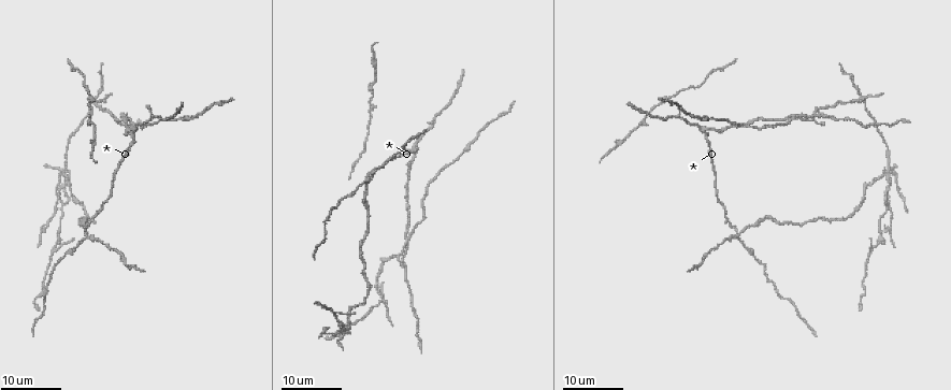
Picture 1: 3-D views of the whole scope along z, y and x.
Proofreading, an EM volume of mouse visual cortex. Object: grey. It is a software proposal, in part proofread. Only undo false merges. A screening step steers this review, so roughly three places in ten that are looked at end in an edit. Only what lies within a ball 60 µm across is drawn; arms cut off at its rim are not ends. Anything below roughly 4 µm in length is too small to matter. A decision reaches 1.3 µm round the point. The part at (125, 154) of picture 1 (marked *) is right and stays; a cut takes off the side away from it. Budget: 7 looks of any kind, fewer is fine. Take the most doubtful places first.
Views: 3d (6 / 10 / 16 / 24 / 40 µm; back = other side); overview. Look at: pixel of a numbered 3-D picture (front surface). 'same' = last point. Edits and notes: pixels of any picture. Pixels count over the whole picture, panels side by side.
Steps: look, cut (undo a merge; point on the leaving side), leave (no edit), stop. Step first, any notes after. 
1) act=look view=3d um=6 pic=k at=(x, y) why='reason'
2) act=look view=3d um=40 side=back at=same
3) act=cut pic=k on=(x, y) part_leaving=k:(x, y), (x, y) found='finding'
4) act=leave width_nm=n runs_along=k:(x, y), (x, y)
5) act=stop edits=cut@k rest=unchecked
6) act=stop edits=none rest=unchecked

act=look view=3d um=24 pic=1 at=(739, 233) why='looks like a crossing'

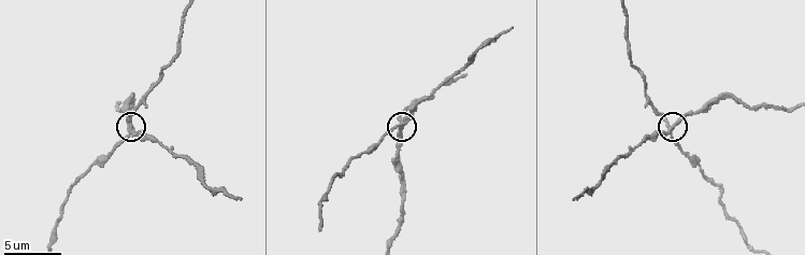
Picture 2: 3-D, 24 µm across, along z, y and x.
act=look view=3d um=6 pic=2 at=(130, 128)

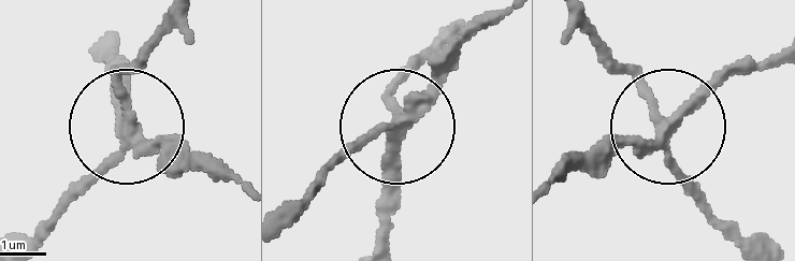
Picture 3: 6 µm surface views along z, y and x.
act=cut pic=3 on=(381, 161) arms=4 found='a second neuron is stuck on'

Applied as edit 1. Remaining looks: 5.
act=look view=3d um=16 pic=1 at=(706, 127) why='a fork'

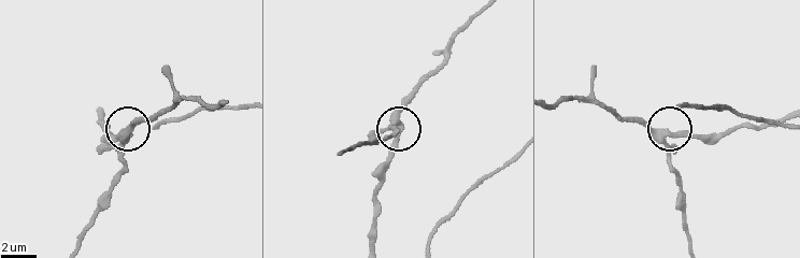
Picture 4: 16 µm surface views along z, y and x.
act=look view=3d um=6 pic=4 at=(670, 133)

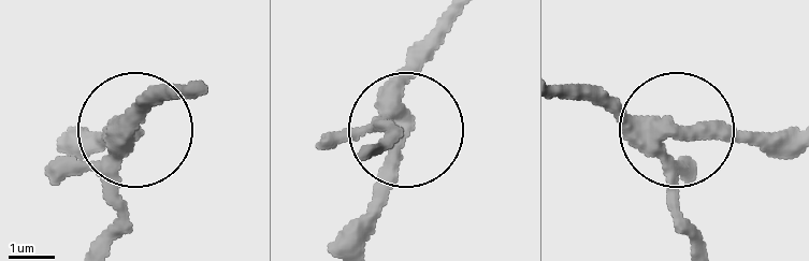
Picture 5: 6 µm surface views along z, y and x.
act=leave runs_along=5:(697, 240), (678, 205), (670, 128), (563, 97) found='continuous, no second neuron'

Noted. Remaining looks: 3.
act=look view=3d um=10 pic=2 at=(699, 164) why='calibre changes'

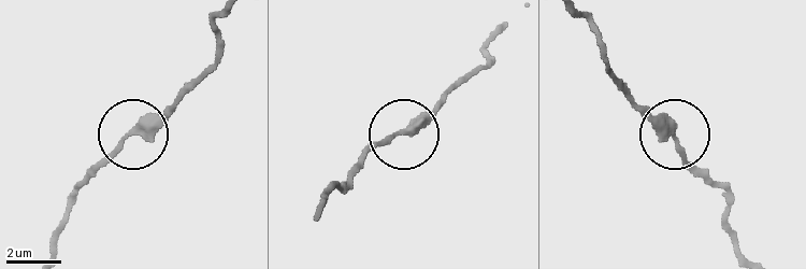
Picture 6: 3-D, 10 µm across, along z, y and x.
act=look view=3d um=6 pic=6 at=(130, 133) why='closer look'

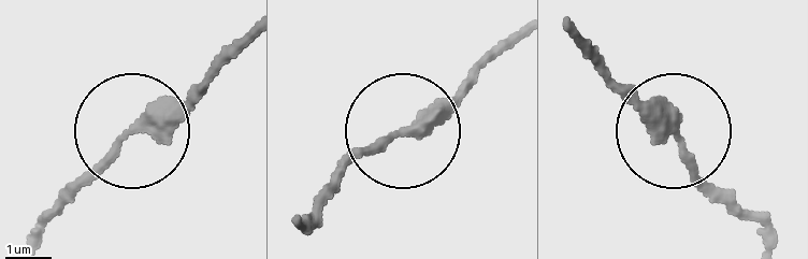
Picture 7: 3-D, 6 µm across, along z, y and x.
act=leave runs_along=7:(243, 42), (62, 200) found='all the same neuron'

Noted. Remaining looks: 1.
act=stop edits=cut@3 rest=unchecked

